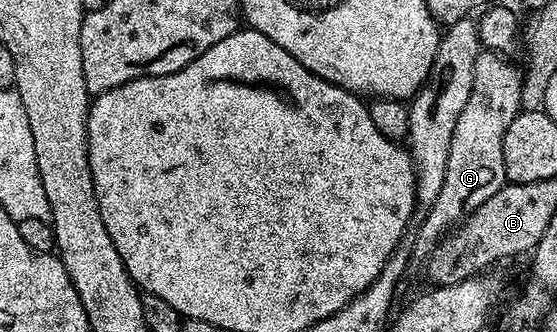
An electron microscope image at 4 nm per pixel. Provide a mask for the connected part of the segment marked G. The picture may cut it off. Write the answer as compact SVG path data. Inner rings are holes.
M482 49L475 60L475 80L471 84L471 96L455 120L455 132L451 136L451 152L447 152L447 176L435 204L424 215L421 227L415 233L413 258L428 259L439 239L448 234L483 200L491 200L495 192L506 185L503 168L503 136L511 128L511 120L521 113L521 84L523 74L509 63L500 52Z

